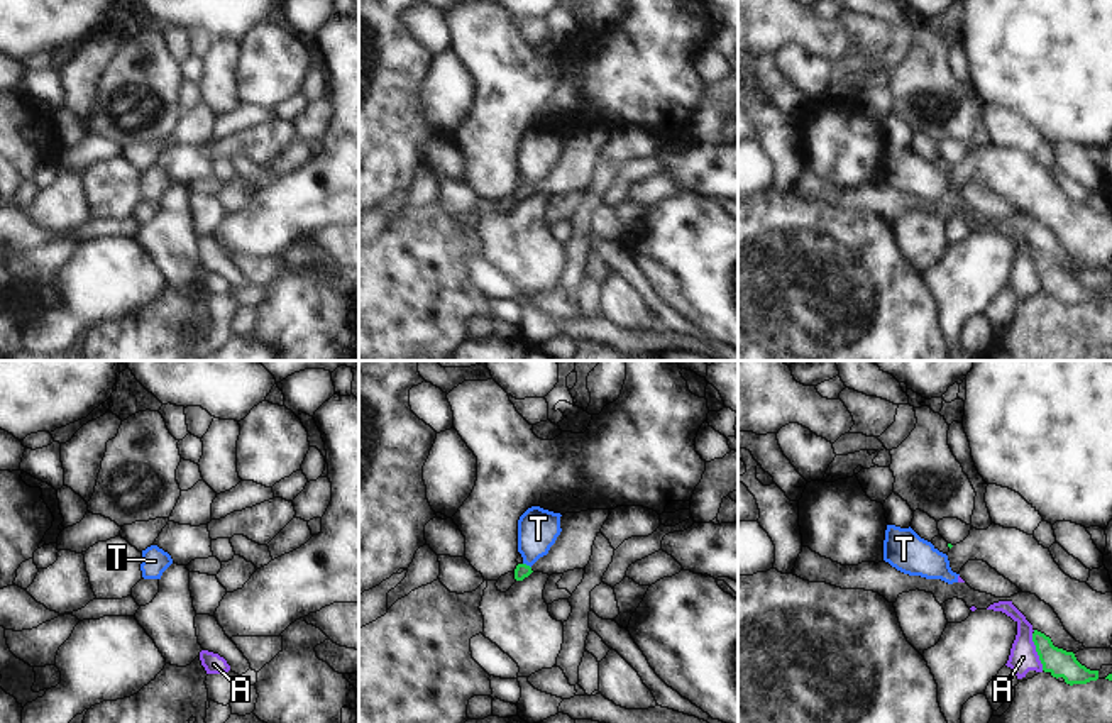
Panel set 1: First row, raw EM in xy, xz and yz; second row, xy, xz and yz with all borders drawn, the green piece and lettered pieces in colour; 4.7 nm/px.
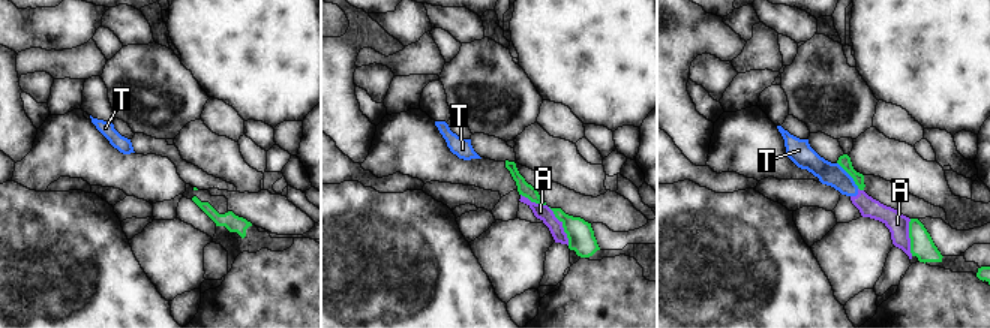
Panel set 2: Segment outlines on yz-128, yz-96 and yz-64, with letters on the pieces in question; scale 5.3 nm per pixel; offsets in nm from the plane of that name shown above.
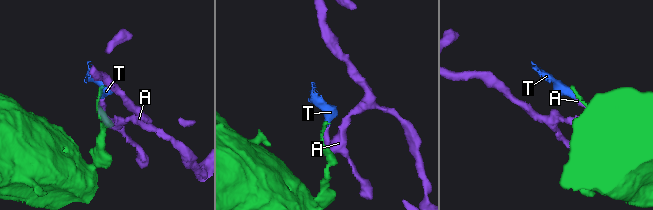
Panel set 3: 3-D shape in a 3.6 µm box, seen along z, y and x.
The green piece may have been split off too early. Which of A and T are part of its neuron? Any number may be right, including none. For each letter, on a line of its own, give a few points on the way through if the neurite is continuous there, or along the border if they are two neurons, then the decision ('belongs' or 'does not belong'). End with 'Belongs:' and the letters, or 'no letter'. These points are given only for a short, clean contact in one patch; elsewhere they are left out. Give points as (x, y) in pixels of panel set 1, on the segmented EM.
A: does not belong
T: border along xz (523, 562), (530, 568); does not belong
Belongs: no letter

